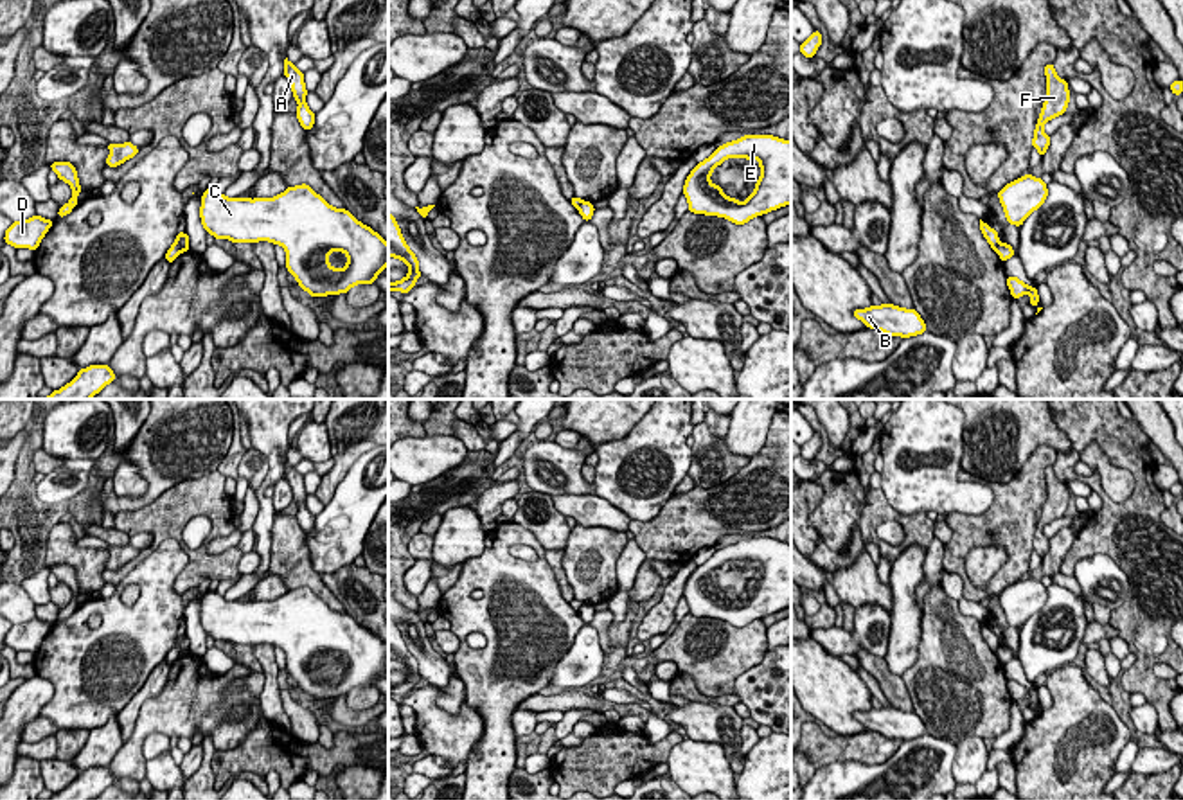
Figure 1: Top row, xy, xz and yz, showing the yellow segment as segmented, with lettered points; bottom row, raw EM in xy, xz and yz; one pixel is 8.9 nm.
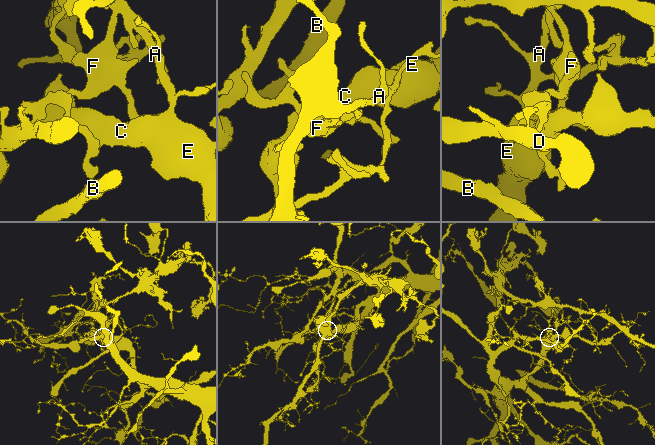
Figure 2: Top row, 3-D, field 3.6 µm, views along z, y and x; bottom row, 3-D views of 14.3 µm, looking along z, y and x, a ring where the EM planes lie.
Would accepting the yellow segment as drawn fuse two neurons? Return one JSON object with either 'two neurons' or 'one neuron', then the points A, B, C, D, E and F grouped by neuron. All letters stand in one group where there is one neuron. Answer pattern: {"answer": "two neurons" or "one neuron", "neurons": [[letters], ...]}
{"answer": "two neurons", "neurons": [["A", "B", "C", "D", "E"], ["F"]]}

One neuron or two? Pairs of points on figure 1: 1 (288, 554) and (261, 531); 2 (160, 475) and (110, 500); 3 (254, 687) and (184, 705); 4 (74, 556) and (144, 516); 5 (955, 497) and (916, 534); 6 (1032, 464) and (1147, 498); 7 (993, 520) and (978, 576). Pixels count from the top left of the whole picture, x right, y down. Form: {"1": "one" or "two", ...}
{"1": "two", "2": "one", "3": "two", "4": "two", "5": "two", "6": "two", "7": "two"}

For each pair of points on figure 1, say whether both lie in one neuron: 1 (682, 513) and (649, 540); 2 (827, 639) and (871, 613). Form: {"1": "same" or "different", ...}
{"1": "same", "2": "same"}

